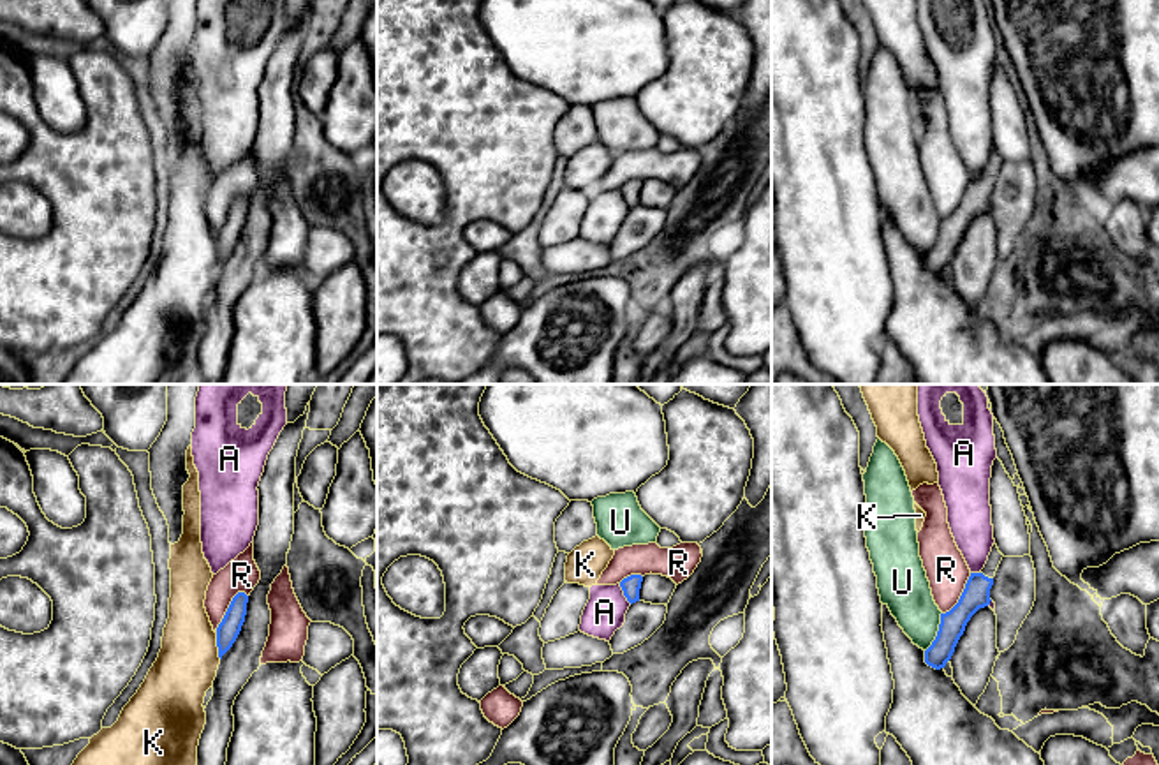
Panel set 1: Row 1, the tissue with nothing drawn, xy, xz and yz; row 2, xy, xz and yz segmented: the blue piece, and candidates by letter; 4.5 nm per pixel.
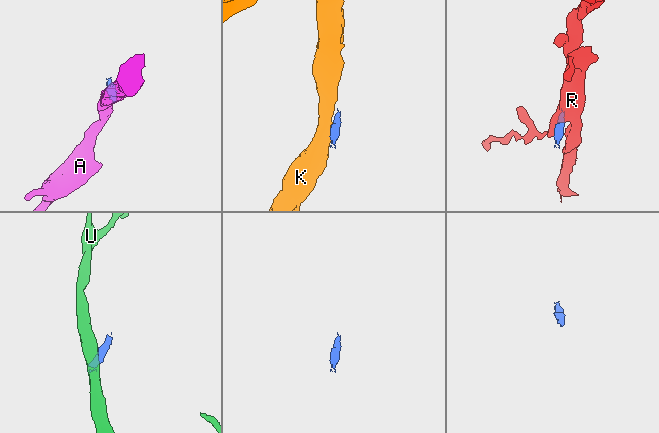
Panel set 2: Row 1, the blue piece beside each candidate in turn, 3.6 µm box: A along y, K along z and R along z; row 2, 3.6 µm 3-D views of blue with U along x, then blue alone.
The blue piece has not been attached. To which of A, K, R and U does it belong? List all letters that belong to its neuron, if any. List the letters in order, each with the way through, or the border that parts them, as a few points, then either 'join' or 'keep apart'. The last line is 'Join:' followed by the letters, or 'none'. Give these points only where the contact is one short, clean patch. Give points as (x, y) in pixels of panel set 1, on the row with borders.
A: border along xz (619, 584), (631, 603); keep apart
K: border along xy (215, 633), (221, 658); keep apart
R: border along xy (243, 591), (233, 598), (215, 631); keep apart
U: border along yz (941, 612), (937, 635), (925, 651); keep apart
Join: none

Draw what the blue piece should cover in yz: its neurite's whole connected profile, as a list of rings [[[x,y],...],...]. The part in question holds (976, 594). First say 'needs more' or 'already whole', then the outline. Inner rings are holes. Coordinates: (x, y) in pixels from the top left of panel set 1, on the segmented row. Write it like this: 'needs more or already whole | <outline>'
needs more | [[[993,543],[985,568],[979,573],[971,573],[958,603],[946,613],[941,613],[941,624],[935,640],[925,650],[925,663],[935,670],[946,666],[951,659],[960,636],[965,631],[971,617],[990,605],[990,589],[995,571],[1002,561],[1002,553]]]

